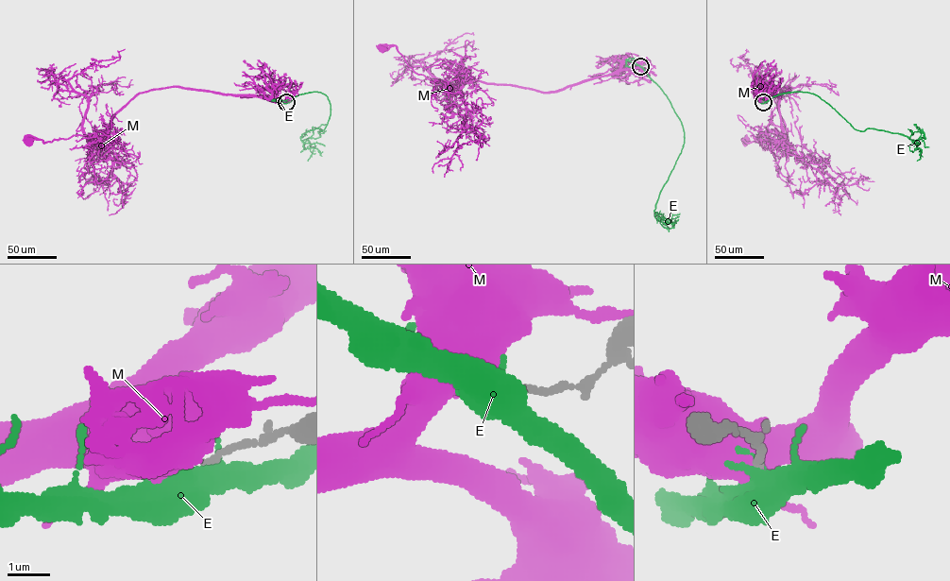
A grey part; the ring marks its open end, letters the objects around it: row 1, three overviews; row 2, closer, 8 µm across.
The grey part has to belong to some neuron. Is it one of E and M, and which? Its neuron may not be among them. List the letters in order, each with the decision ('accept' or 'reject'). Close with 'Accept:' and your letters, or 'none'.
E: reject
M: reject
Accept: none

